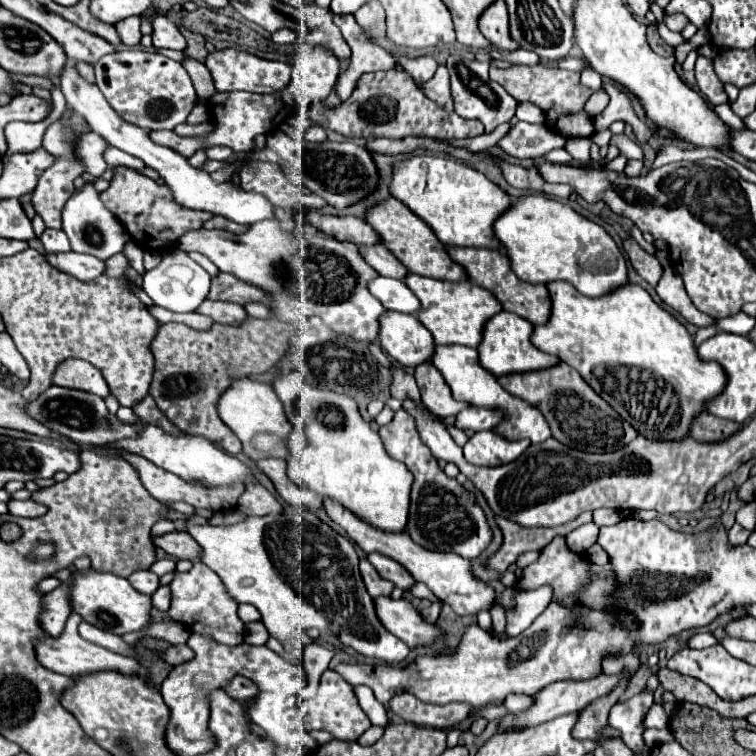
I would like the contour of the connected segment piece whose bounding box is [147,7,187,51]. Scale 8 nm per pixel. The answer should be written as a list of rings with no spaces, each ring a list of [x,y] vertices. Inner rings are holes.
[[[149,7],[147,13],[153,15],[153,47],[155,49],[177,49],[177,51],[183,51],[187,47],[187,41],[185,37],[181,35],[181,31],[177,31],[177,27],[173,27],[173,23],[159,15],[155,7]]]

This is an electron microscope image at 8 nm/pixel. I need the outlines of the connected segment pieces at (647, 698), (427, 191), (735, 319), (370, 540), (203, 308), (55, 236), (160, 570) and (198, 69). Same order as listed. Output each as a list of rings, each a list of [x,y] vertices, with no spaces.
[[[639,693],[631,697],[629,701],[617,703],[609,713],[609,723],[621,733],[621,739],[625,745],[633,751],[647,751],[643,743],[643,717],[647,709],[653,705],[653,695]]]
[[[413,155],[395,161],[389,193],[425,221],[443,245],[501,247],[493,235],[493,221],[511,205],[511,199],[465,161],[439,155]]]
[[[737,313],[733,317],[717,321],[717,329],[727,331],[727,333],[737,333],[737,335],[747,335],[753,325],[755,325],[755,317],[745,315],[745,313]]]
[[[323,497],[323,509],[327,511],[329,519],[333,523],[341,525],[347,531],[349,539],[353,539],[365,553],[381,553],[381,555],[387,555],[387,557],[395,559],[397,563],[401,563],[417,581],[425,583],[443,603],[451,605],[451,609],[457,615],[475,615],[483,609],[493,607],[495,591],[489,585],[485,585],[483,581],[473,577],[471,565],[467,559],[461,559],[459,555],[453,555],[453,553],[435,553],[435,551],[423,549],[421,545],[413,543],[413,539],[409,539],[407,533],[381,531],[381,529],[365,523],[361,517],[357,517],[353,511],[345,509],[331,497]]]
[[[203,301],[196,309],[200,314],[213,317],[215,323],[227,323],[227,325],[239,325],[245,323],[247,319],[247,311],[237,305],[237,303],[225,303],[225,301]]]
[[[45,229],[45,233],[41,235],[41,243],[43,243],[47,253],[65,253],[65,251],[71,251],[69,239],[67,239],[67,235],[63,231]]]
[[[163,559],[163,561],[155,561],[151,571],[157,575],[157,577],[163,577],[165,573],[171,573],[175,571],[175,561],[173,559]]]
[[[189,59],[189,61],[183,63],[183,67],[187,69],[187,73],[189,73],[191,81],[193,81],[193,87],[197,91],[199,99],[211,99],[217,93],[215,85],[213,85],[213,77],[211,77],[209,69],[203,63],[199,63],[195,59]]]

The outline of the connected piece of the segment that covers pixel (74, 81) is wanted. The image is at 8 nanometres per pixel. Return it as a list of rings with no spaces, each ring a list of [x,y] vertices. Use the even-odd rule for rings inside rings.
[[[73,63],[65,65],[59,79],[61,79],[59,87],[61,87],[61,91],[63,91],[65,99],[67,99],[67,105],[73,111],[77,111],[79,115],[83,115],[85,121],[91,125],[91,129],[97,131],[99,135],[103,135],[113,147],[117,147],[117,149],[121,149],[121,151],[125,151],[129,155],[139,157],[147,167],[155,169],[159,173],[159,177],[165,181],[165,185],[171,189],[173,199],[175,199],[177,205],[185,207],[185,209],[207,211],[211,215],[225,217],[225,219],[229,219],[233,223],[239,223],[239,225],[253,225],[253,223],[263,221],[263,219],[275,219],[273,205],[263,195],[243,191],[235,183],[215,183],[209,173],[205,173],[203,169],[191,167],[185,157],[177,155],[175,151],[171,151],[167,147],[161,147],[161,145],[153,143],[149,139],[147,131],[141,131],[139,127],[131,127],[131,123],[123,123],[121,119],[117,119],[115,111],[109,107],[109,103],[105,103],[105,97],[101,95],[99,87],[87,83],[77,73]]]

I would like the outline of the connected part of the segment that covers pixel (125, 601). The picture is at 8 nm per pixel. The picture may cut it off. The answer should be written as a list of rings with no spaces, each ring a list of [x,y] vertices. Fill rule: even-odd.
[[[93,567],[79,571],[75,569],[71,579],[67,581],[69,585],[69,601],[71,601],[71,611],[81,615],[83,621],[115,633],[115,635],[125,635],[131,631],[141,631],[149,625],[149,611],[151,611],[151,597],[135,591],[125,577],[119,577],[111,571],[95,571]]]

